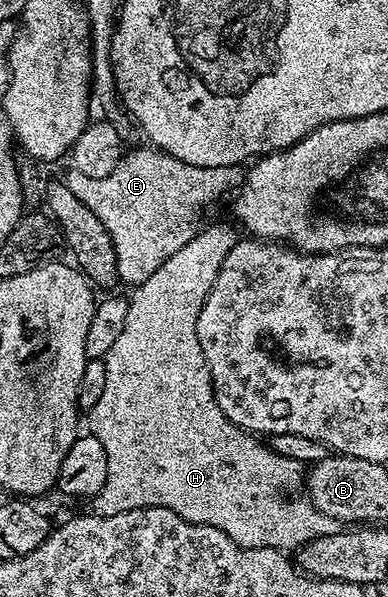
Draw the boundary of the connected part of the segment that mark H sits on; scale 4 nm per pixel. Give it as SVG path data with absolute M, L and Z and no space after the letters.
M215 224L209 227L206 225L183 248L165 260L157 268L157 271L150 278L147 278L145 283L134 289L135 294L129 300L125 326L123 326L121 334L118 335L116 342L113 343L105 357L105 391L101 394L97 406L89 409L89 416L91 416L90 435L95 436L97 442L101 442L101 447L105 450L105 458L109 458L109 478L105 478L105 486L101 486L101 490L93 498L94 511L101 516L112 516L113 514L121 514L125 510L164 508L165 510L173 510L173 514L185 518L185 522L190 524L217 526L217 530L229 534L229 538L233 538L233 542L237 542L243 548L298 550L304 544L313 542L317 538L331 536L333 533L340 531L341 525L338 520L318 512L313 506L313 502L306 495L291 496L298 488L300 491L304 487L304 464L293 458L281 458L281 454L274 452L270 443L263 441L262 444L259 441L262 439L258 435L249 434L247 429L239 428L233 422L227 420L221 406L215 401L215 389L211 384L209 366L205 362L205 354L201 350L201 342L196 334L197 318L200 317L201 306L207 301L209 290L212 289L213 282L216 281L220 266L222 266L228 250L235 245L238 238L239 234L227 224Z

